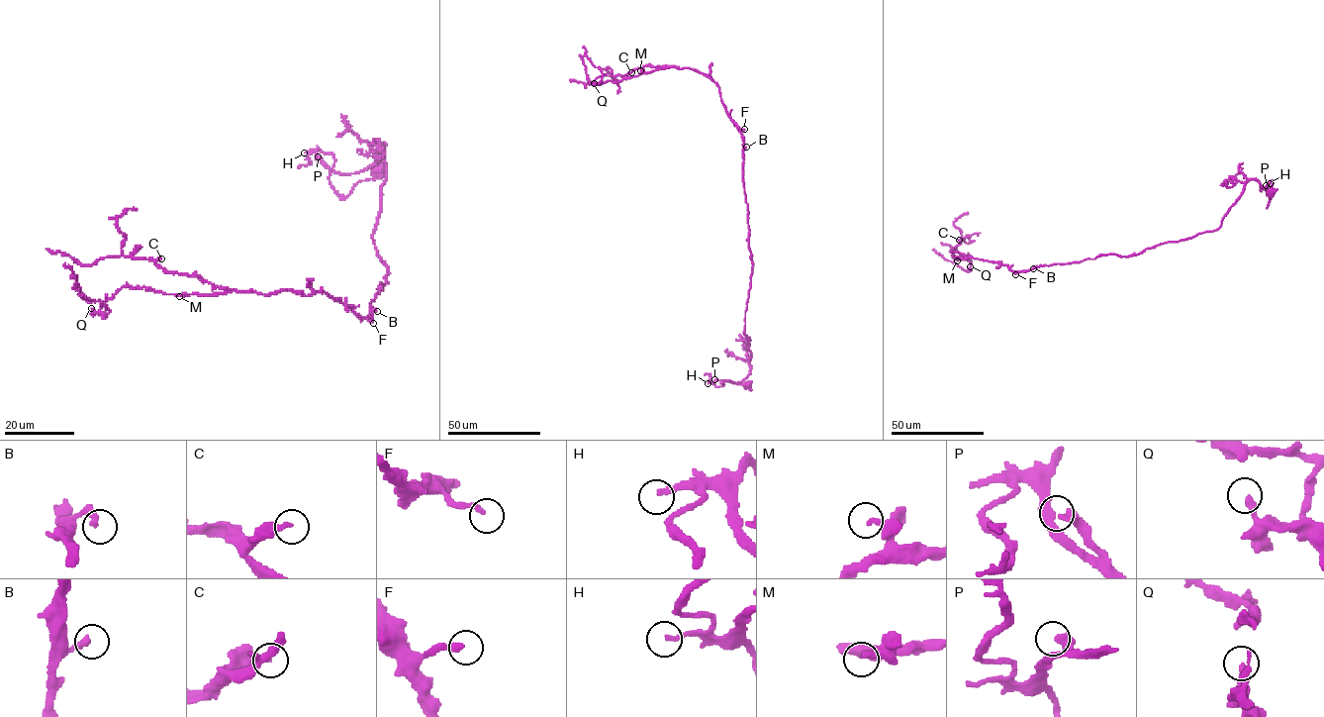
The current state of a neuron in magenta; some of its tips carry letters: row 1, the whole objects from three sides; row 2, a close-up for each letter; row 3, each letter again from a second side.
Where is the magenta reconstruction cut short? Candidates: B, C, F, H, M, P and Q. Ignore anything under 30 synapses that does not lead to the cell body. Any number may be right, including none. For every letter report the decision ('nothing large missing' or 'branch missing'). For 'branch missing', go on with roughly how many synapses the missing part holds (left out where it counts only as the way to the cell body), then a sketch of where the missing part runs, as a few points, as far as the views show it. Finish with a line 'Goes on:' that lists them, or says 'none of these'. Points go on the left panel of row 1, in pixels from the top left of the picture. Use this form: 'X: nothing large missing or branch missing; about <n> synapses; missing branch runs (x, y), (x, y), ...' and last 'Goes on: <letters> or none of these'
B: nothing large missing
C: nothing large missing
F: nothing large missing
H: branch missing; about 35 synapses; missing branch runs (304, 153), (278, 153), (275, 141), (280, 135), (279, 129), (274, 131)
M: nothing large missing
P: branch missing; about 45 synapses
Q: nothing large missing
Goes on: H, P

